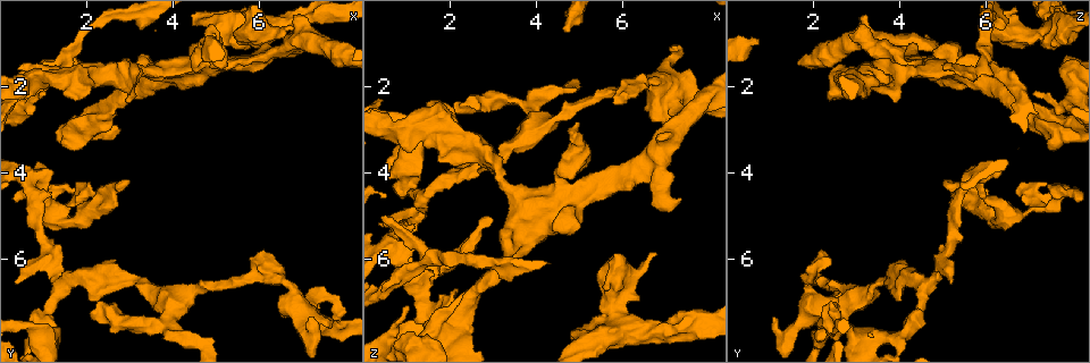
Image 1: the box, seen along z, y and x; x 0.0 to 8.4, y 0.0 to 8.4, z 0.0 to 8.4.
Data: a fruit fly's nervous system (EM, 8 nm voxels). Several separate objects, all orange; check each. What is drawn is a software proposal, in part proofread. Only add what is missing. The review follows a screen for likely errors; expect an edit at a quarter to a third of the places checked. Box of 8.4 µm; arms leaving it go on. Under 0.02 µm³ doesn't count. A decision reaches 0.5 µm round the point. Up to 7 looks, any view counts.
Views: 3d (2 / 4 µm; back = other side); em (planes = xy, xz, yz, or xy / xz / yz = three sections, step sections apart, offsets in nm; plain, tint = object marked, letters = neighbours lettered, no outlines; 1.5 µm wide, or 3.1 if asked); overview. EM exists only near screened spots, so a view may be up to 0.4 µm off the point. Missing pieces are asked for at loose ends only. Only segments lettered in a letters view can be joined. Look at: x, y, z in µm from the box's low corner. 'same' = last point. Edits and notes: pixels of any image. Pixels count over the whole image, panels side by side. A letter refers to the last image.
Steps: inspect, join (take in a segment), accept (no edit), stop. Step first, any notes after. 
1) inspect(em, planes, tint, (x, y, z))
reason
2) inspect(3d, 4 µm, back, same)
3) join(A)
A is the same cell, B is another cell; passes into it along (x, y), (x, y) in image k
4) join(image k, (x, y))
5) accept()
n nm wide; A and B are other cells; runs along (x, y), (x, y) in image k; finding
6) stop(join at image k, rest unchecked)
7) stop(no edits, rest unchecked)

inspect(3d, 2 µm, (2.20, 6.10, 4.05))
an open end

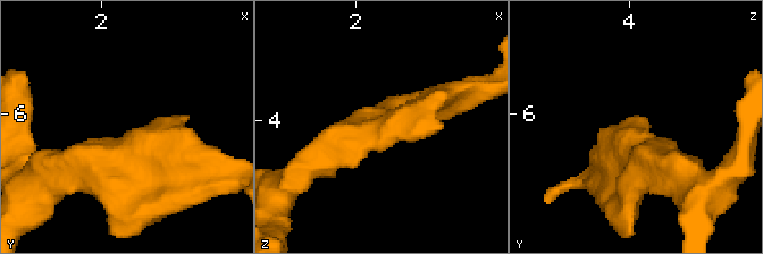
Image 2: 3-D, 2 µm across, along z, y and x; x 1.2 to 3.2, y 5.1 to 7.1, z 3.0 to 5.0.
inspect(em, planes, plain, (2.24, 6.12, 4.12))

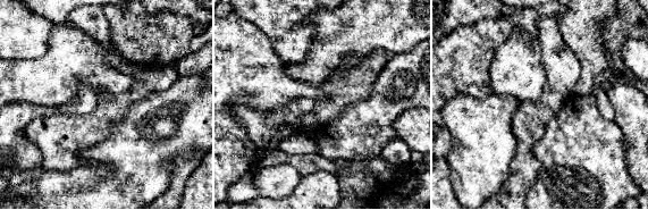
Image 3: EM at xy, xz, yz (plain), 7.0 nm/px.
inspect(em, planes, letters, same)
what lies round it

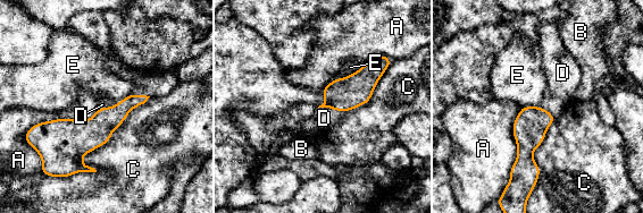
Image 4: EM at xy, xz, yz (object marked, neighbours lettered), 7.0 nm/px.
join(D)
D is the same cell, A, B, C and E are other cells; it goes on there

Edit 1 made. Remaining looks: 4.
inspect(overview)
see it whole again

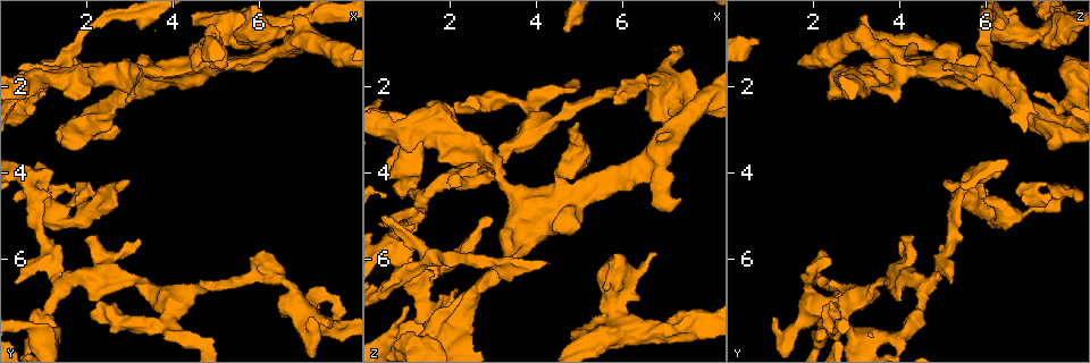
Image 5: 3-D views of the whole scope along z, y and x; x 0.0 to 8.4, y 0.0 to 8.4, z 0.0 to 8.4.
inspect(em, xz, step 4, letters, (7.20, 7.35, 1.05))
an open end

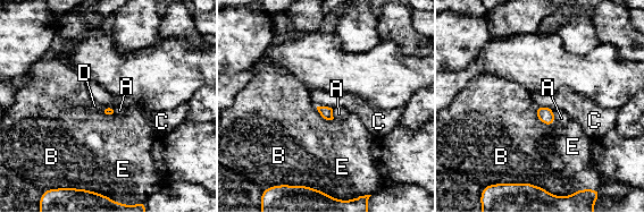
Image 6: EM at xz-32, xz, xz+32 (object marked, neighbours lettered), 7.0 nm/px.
accept()
A, B, C, D and E are other cells; border along (536, 105), (546, 105), (553, 110) in image 6; none of them fits

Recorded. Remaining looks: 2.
inspect(em, planes, letters, (6.80, 0.60, 5.90))
free end

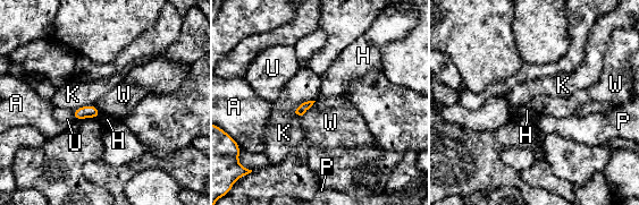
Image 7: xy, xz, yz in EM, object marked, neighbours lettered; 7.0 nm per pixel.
accept()
A, H, K, P, U and W are other cells; none of them fits

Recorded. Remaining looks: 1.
stop(join at image 4, rest unchecked)

